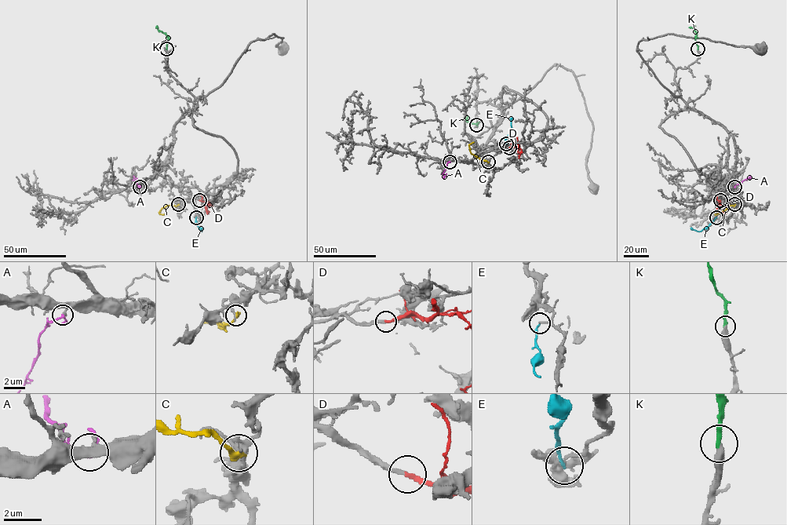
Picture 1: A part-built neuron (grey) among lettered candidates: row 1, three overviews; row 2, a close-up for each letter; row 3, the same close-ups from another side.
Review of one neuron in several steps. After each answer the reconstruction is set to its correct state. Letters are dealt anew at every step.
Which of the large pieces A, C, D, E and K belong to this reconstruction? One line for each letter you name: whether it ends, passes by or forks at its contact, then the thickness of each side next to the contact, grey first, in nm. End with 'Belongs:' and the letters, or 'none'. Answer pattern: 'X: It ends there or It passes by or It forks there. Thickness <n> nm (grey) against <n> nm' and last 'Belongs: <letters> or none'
D: It ends there. Thickness 240 nm (grey) against 240 nm
K: It ends there. Thickness 360 nm (grey) against 240 nm
Belongs: D, K

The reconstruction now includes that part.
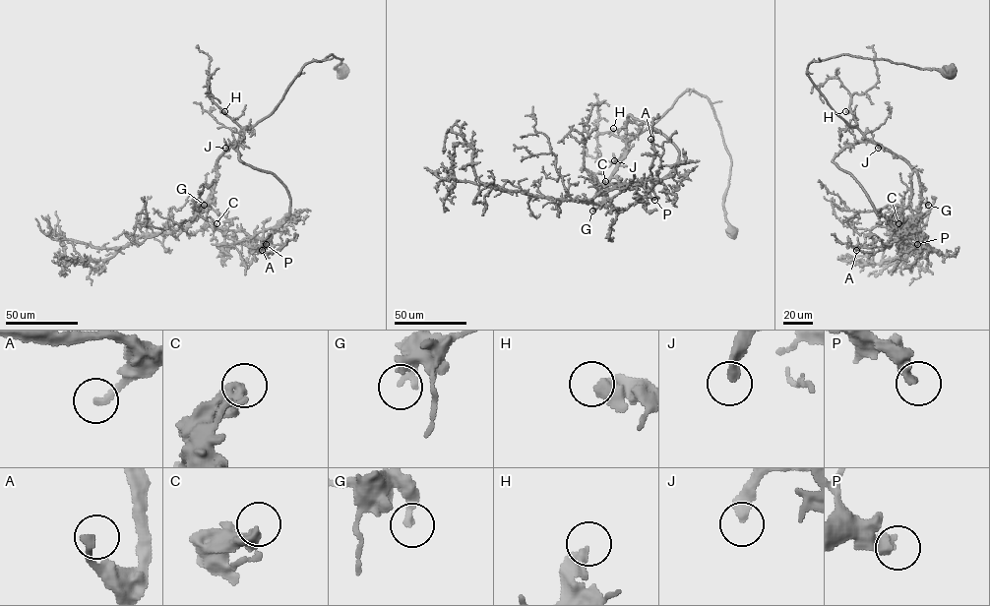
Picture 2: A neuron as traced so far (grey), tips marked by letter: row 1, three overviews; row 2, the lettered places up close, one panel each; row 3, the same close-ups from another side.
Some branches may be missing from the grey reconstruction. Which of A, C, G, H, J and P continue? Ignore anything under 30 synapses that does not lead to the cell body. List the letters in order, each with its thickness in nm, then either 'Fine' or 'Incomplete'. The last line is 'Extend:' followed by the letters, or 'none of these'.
A: Thickness 240 nm. Incomplete
C: Thickness 300 nm. Fine
G: Thickness 240 nm. Fine
H: Thickness 480 nm. Fine
J: Thickness 340 nm. Incomplete
P: Thickness 380 nm. Fine
Extend: A, J

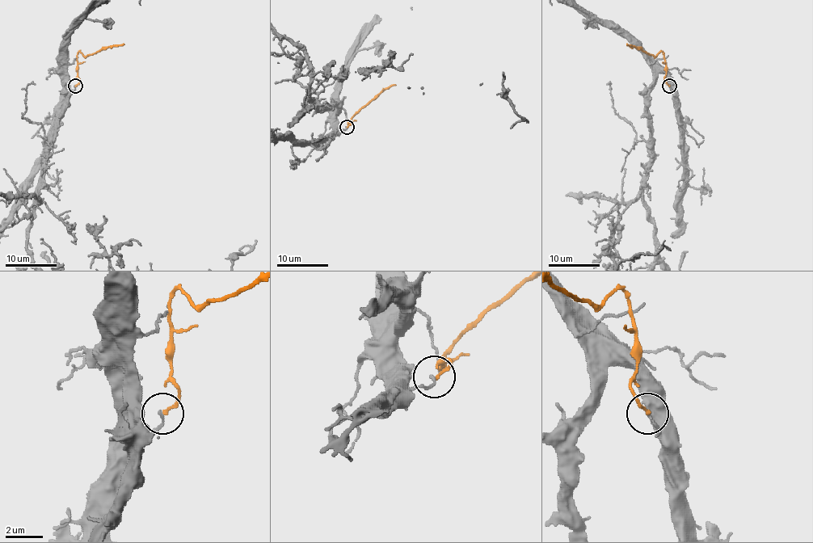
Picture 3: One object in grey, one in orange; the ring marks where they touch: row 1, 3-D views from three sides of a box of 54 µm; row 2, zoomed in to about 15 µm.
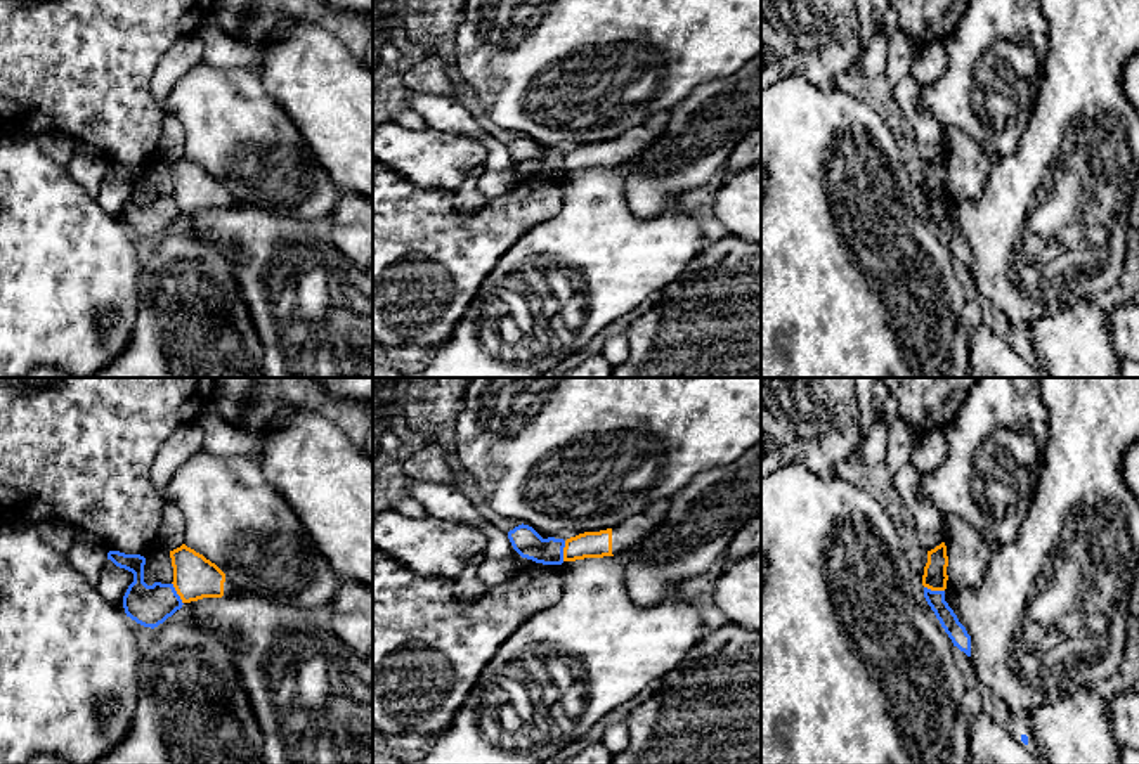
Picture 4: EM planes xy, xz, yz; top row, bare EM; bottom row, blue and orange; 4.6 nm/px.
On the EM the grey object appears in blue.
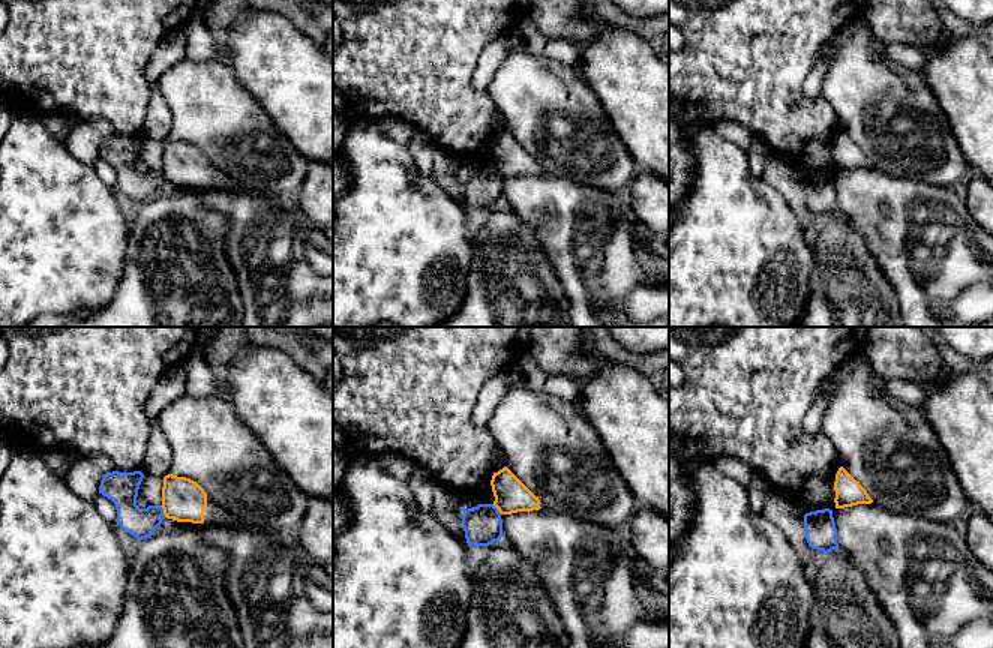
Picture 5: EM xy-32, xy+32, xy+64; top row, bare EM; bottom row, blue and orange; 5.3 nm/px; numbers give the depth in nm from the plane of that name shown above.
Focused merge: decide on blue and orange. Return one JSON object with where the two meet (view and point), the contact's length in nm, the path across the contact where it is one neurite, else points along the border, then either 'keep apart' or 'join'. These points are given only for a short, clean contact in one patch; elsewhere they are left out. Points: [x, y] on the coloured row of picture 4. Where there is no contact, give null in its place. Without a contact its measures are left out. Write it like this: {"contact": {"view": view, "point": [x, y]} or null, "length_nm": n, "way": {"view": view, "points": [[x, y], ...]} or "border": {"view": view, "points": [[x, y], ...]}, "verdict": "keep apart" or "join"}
{"contact": {"view": "xy", "point": [175, 593]}, "length_nm": 120, "border": {"view": "xy", "points": [[172, 582], [182, 603]]}, "verdict": "keep apart"}

